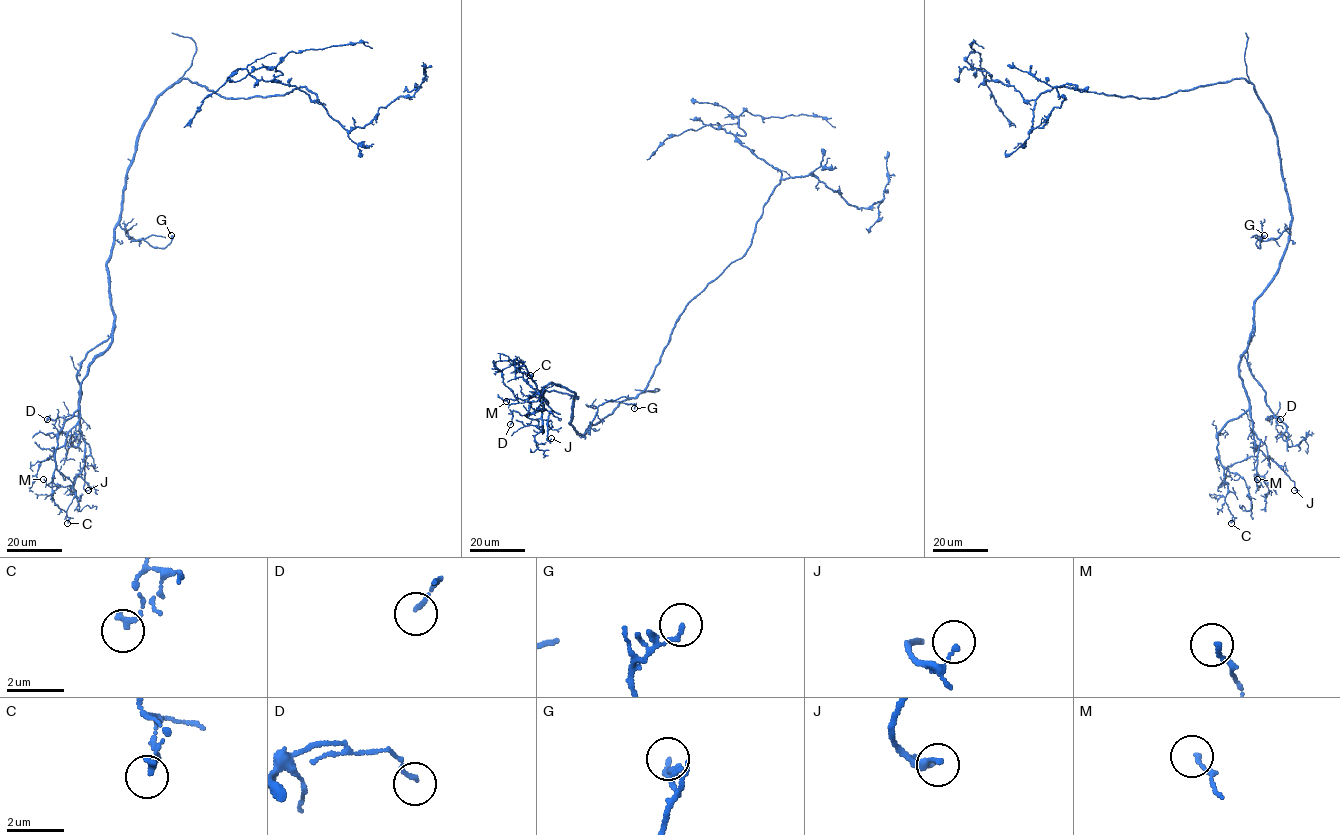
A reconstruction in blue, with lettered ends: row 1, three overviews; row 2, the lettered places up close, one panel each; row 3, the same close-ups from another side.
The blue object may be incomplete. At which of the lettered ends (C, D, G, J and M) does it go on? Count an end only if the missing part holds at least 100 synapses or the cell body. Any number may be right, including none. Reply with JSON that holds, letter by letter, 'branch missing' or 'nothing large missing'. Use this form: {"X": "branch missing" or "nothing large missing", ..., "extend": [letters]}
{"C": "nothing large missing", "D": "nothing large missing", "G": "nothing large missing", "J": "nothing large missing", "M": "nothing large missing", "extend": []}

